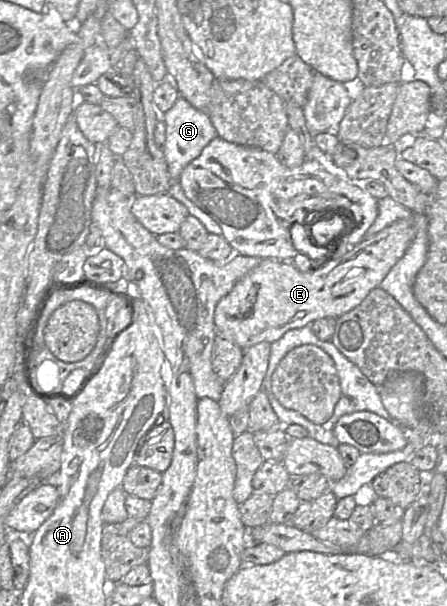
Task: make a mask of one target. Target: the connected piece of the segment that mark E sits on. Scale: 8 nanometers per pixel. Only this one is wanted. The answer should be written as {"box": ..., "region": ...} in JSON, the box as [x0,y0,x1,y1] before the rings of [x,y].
{"box":[214,215,415,350],"region":[[[412,215],[410,218],[393,222],[371,237],[365,237],[342,257],[329,260],[311,272],[299,271],[292,262],[263,259],[217,303],[214,312],[217,332],[229,333],[232,340],[245,350],[263,341],[273,343],[287,331],[302,328],[317,319],[337,318],[359,305],[366,295],[377,287],[414,238],[415,222]]]}

